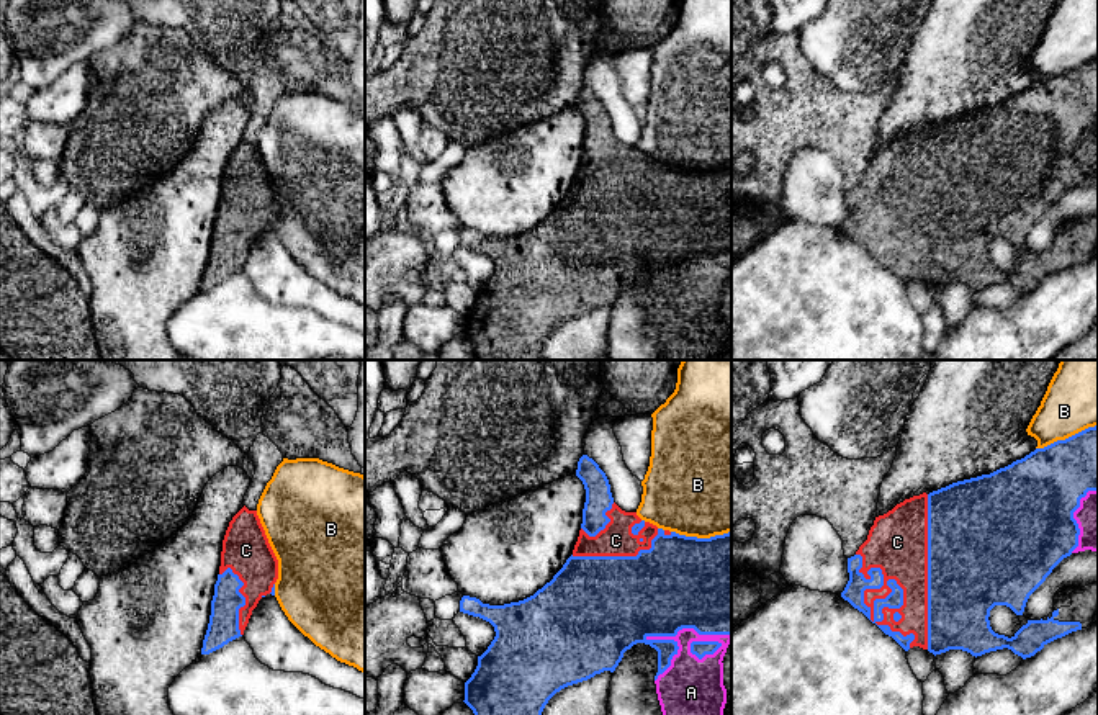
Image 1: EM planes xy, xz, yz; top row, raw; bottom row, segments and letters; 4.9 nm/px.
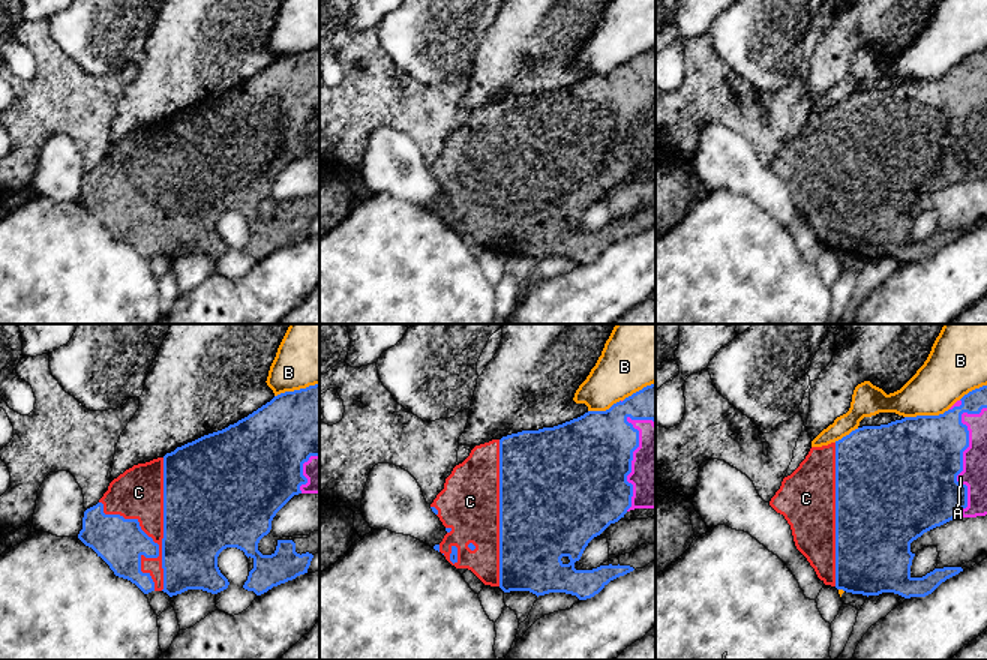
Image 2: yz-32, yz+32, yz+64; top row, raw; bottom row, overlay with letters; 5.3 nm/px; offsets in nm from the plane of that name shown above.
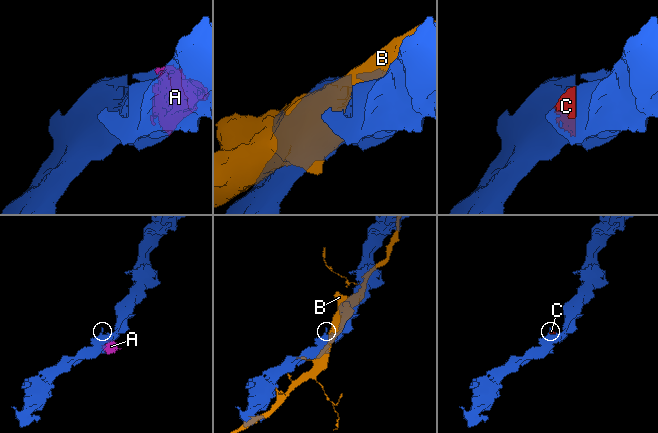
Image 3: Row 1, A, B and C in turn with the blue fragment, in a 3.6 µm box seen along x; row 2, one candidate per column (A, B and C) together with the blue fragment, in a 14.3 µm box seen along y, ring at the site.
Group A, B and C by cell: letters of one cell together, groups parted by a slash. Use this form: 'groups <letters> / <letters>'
groups A C / B

